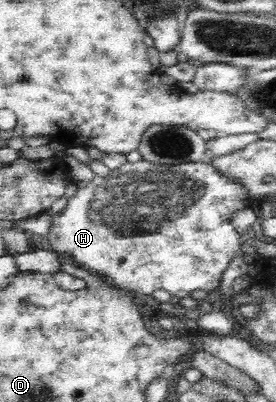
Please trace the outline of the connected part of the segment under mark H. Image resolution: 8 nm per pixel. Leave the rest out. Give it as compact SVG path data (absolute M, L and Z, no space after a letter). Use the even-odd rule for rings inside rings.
M143 159L135 163L127 160L105 177L95 176L67 199L53 213L47 237L53 252L69 255L73 265L103 277L111 287L131 295L152 295L156 290L165 290L171 296L186 299L197 289L208 293L219 289L229 263L240 254L244 243L244 237L231 224L231 215L248 206L251 202L241 185L223 177L207 161L173 166Z

